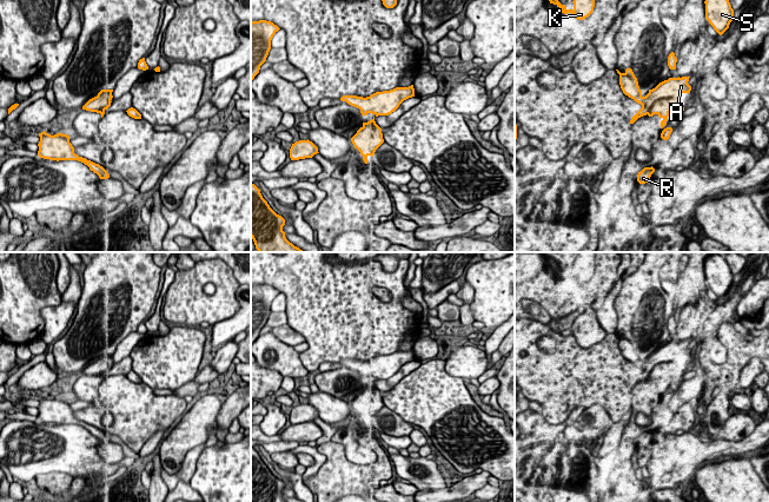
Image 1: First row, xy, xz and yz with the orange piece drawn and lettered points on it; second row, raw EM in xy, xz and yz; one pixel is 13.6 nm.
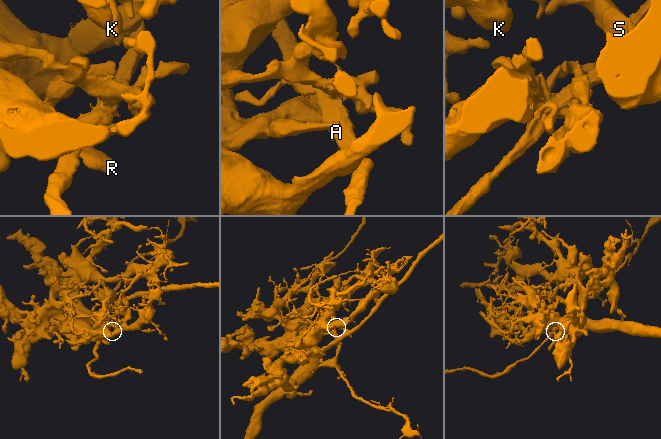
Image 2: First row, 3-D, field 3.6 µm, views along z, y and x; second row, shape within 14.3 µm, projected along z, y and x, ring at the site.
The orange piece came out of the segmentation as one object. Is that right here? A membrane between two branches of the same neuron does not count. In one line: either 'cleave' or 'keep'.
cleave

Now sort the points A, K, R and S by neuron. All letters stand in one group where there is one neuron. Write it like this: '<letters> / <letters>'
A / K R S

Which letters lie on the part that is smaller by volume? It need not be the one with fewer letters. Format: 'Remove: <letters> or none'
Remove: A

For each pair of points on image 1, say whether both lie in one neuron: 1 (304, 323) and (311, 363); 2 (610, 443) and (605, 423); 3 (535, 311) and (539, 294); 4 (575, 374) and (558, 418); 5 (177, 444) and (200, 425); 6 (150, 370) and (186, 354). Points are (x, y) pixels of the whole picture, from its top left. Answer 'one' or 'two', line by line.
1: one
2: two
3: two
4: one
5: one
6: one

